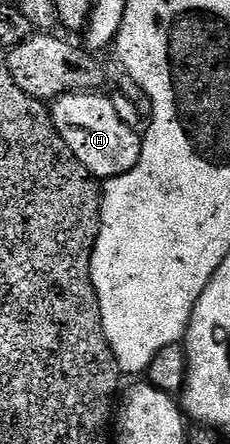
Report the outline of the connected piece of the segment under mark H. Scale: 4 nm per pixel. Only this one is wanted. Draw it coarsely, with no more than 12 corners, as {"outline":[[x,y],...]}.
{"outline":[[97,91],[52,102],[57,133],[94,177],[135,167],[142,138]]}

